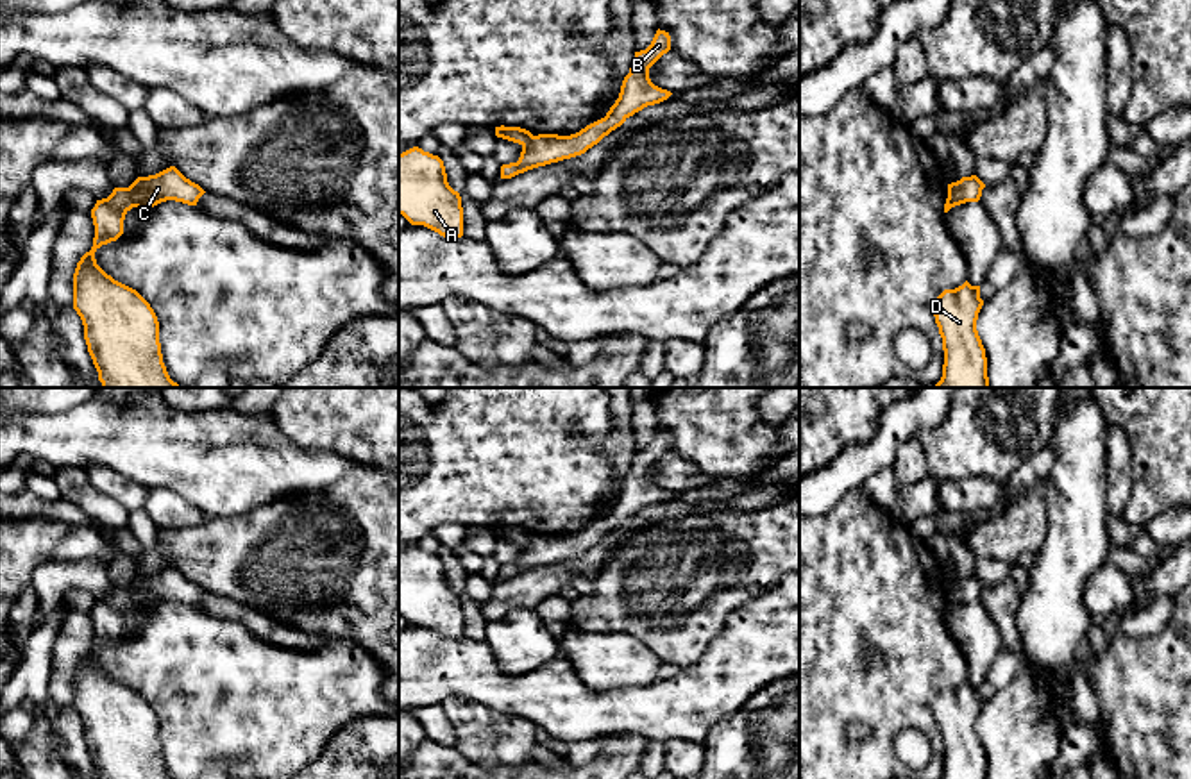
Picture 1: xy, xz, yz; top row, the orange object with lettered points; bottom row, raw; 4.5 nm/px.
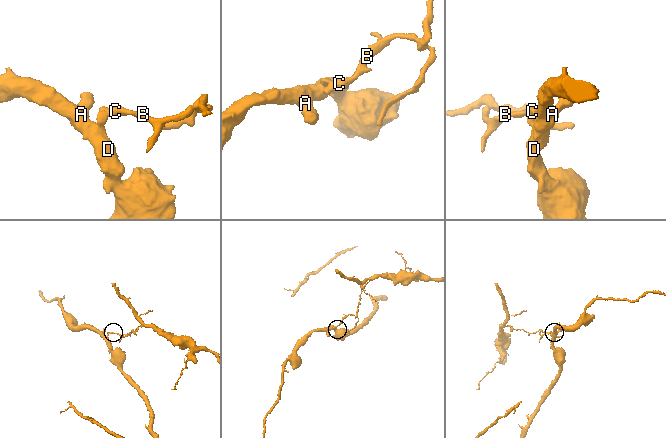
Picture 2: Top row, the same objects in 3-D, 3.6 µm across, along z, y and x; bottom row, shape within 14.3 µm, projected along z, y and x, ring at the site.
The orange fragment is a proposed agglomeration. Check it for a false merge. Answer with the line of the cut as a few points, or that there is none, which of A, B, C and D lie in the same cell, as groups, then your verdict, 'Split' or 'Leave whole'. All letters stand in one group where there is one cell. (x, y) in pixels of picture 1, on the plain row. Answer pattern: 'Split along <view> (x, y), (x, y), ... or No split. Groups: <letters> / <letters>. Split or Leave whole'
Split along xy (127, 588), (135, 606). Groups: A D / B C. Split

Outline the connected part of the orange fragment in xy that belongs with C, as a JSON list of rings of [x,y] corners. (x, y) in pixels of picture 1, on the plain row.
[[[170,566],[156,575],[138,577],[129,586],[129,593],[132,606],[147,611],[166,600],[197,606],[206,591],[186,579],[175,566]]]

